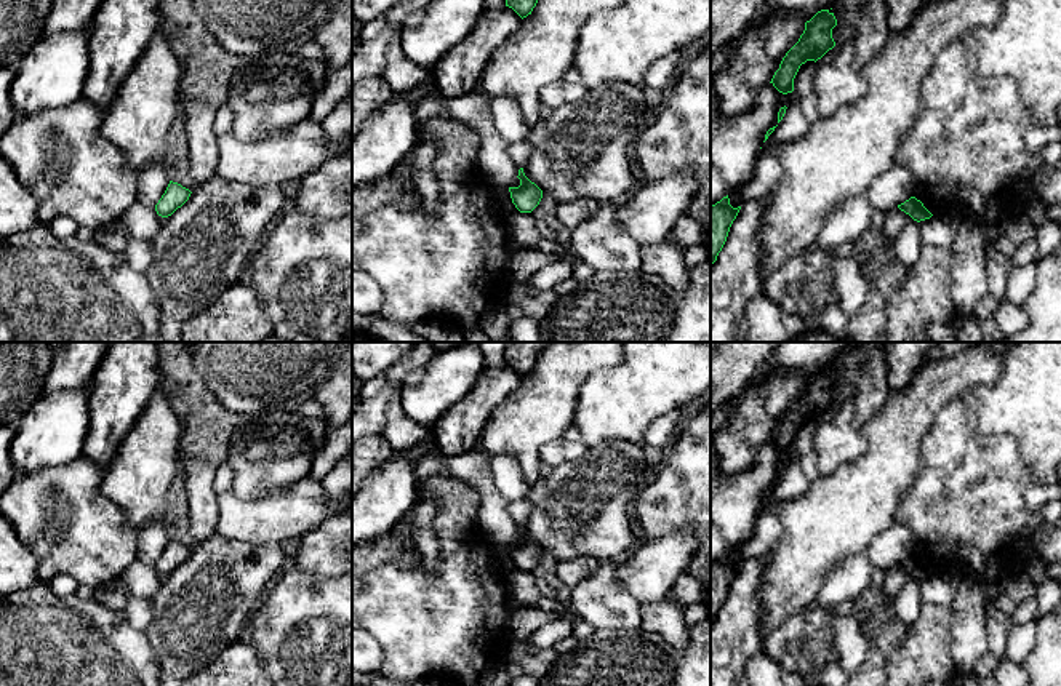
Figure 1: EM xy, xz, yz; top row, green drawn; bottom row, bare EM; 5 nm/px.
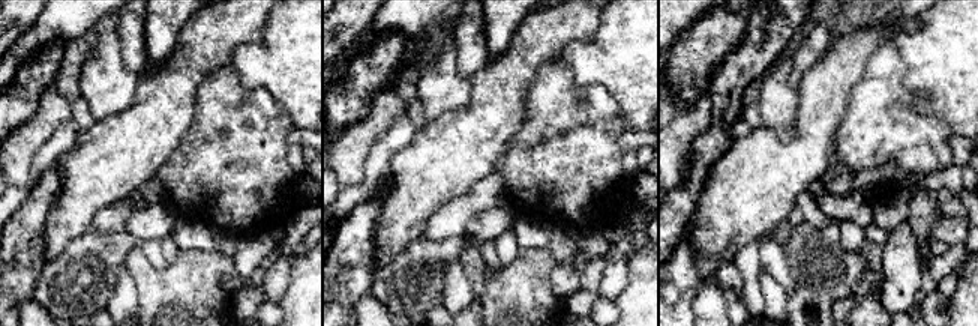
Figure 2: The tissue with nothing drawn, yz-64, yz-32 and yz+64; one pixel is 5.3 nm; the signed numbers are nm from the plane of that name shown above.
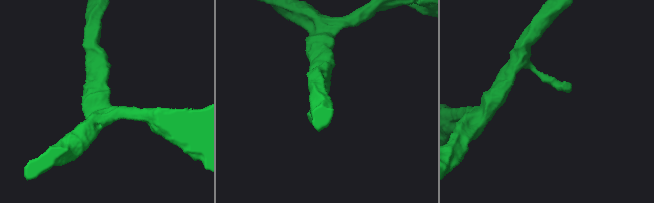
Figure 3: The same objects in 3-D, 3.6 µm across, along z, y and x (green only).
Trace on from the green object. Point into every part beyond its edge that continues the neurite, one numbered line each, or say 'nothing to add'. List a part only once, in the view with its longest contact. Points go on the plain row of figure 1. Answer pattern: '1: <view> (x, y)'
nothing to add

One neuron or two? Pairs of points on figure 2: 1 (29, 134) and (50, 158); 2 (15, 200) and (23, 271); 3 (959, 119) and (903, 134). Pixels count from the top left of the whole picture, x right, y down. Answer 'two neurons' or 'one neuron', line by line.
1: two neurons
2: two neurons
3: two neurons

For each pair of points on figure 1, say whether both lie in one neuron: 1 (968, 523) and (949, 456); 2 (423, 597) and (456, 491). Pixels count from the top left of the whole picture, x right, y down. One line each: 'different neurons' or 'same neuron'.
1: same neuron
2: same neuron

